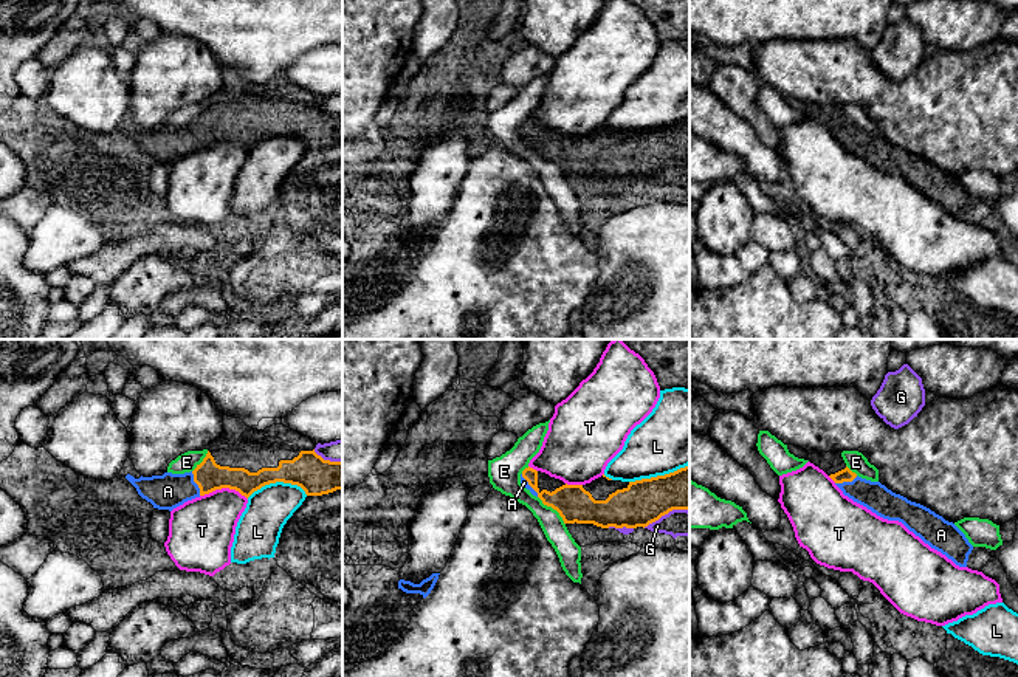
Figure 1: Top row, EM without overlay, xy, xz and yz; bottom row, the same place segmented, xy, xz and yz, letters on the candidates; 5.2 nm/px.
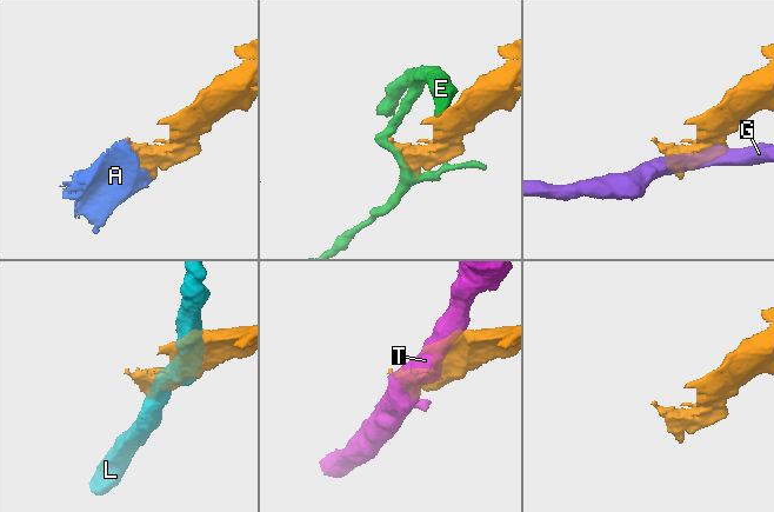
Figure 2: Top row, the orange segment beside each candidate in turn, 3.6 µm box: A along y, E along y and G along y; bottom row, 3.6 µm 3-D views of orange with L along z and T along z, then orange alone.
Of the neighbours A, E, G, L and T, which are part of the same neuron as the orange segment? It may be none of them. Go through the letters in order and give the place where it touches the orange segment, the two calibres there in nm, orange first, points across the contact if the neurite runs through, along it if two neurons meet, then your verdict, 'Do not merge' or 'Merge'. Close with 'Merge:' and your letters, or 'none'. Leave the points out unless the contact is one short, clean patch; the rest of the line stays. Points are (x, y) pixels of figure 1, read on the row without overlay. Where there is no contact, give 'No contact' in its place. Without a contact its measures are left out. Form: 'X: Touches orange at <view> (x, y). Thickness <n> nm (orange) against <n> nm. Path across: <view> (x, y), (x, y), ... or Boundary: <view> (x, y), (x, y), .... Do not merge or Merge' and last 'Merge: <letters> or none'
A: Touches orange at xy (196, 135). Thickness 150 nm (orange) against 190 nm. Merge
E: Touches orange at xz (553, 161). Thickness 190 nm (orange) against 120 nm. Do not merge
G: Touches orange at xz (665, 166). Thickness 220 nm (orange) against 140 nm. Do not merge
L: Touches orange at xy (276, 134). Thickness 190 nm (orange) against 220 nm. Do not merge
T: Touches orange at xy (223, 140). Thickness 150 nm (orange) against 320 nm. Do not merge
Merge: A

